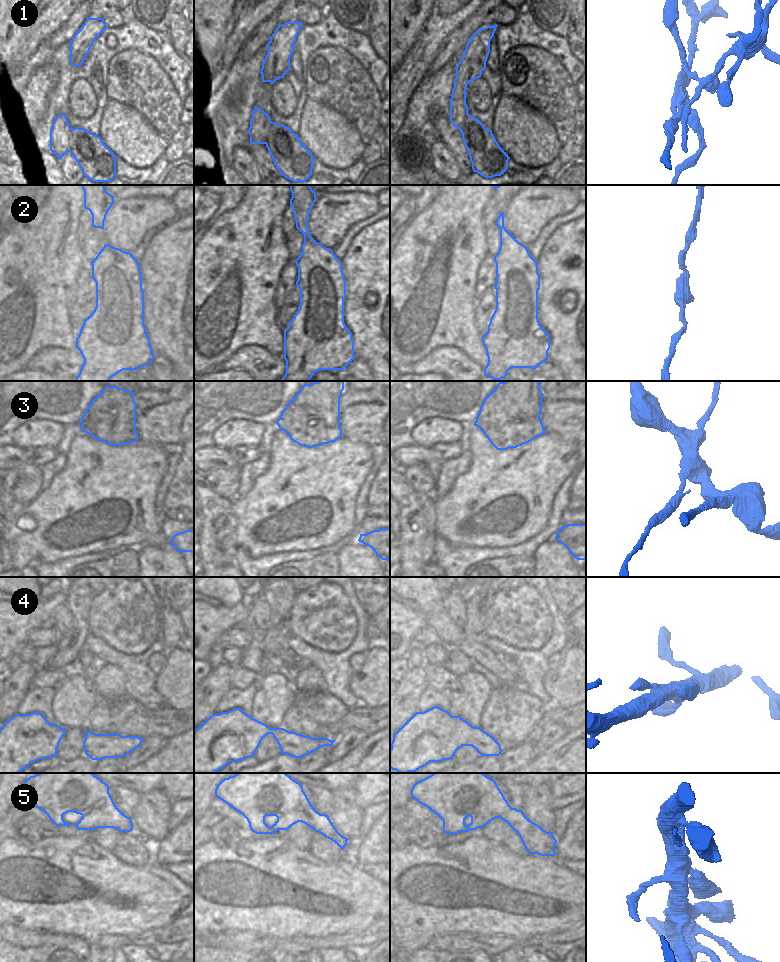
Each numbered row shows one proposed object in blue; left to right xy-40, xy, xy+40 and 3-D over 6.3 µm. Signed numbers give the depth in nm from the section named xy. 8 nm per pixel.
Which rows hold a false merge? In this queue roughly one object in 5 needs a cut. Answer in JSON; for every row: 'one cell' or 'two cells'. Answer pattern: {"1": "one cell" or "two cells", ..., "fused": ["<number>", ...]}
{"1": "two cells", "2": "one cell", "3": "two cells", "4": "one cell", "5": "one cell", "fused": ["1", "3"]}

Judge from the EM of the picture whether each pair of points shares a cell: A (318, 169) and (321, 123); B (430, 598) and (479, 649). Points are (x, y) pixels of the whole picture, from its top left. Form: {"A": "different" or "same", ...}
{"A": "different", "B": "same"}

